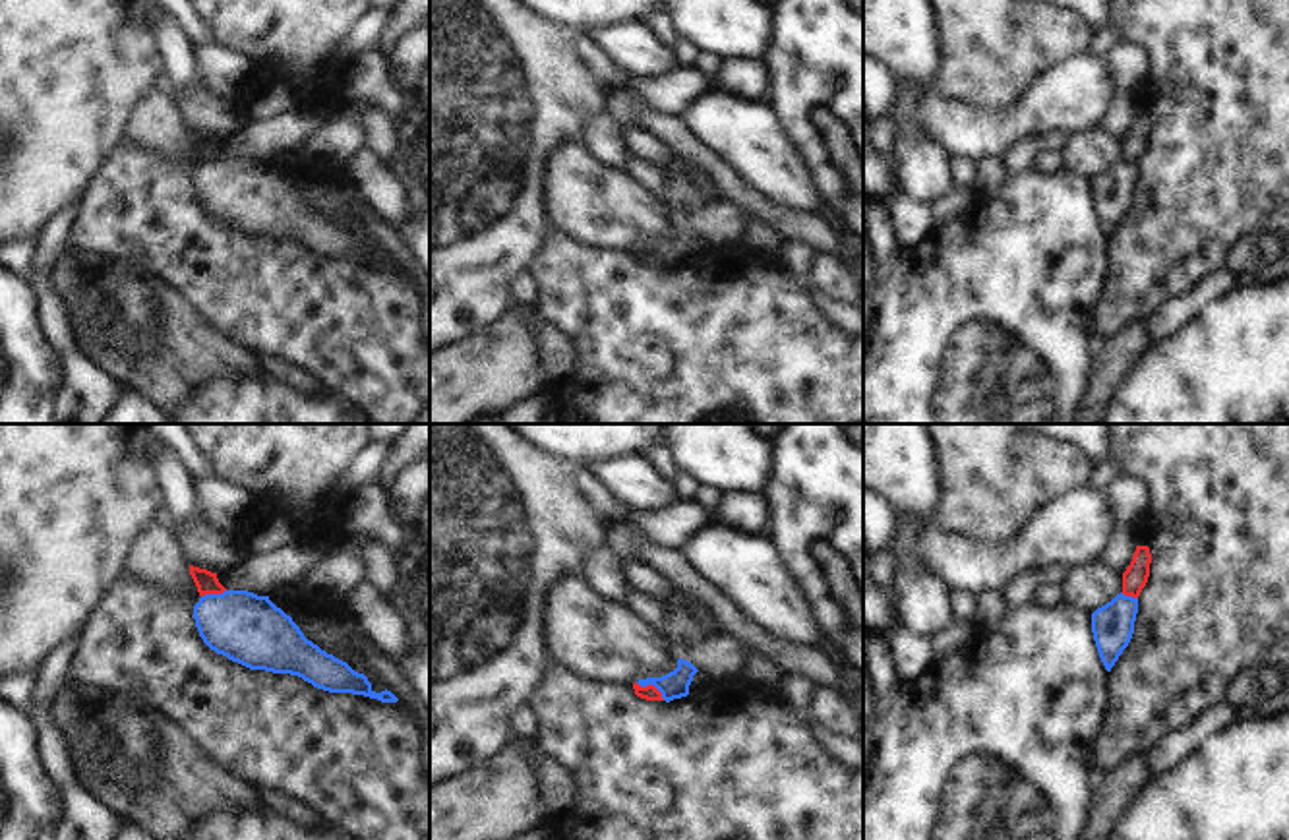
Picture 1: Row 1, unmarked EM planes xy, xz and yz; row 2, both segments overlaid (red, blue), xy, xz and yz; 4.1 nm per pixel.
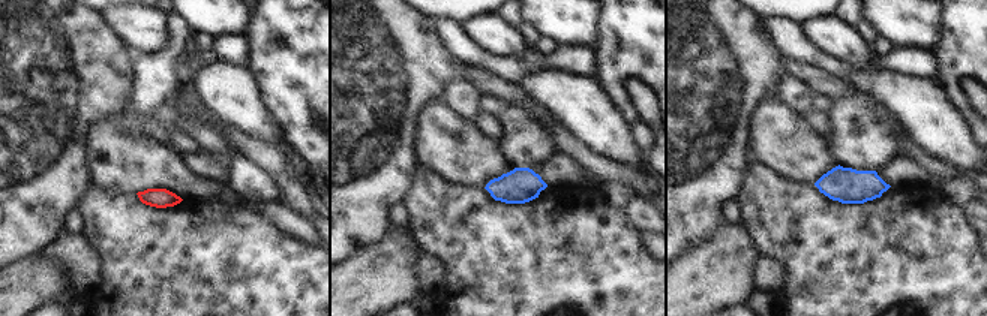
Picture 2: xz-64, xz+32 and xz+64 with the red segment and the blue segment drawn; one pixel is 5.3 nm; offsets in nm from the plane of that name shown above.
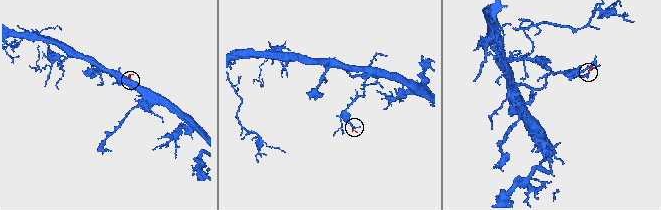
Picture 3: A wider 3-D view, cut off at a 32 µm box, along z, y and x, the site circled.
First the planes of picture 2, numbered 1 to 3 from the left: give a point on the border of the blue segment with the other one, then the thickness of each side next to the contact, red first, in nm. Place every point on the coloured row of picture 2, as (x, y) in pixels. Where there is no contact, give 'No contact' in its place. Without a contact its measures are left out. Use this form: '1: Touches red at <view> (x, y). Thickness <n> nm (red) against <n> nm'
1: No contact
2: No contact
3: No contact

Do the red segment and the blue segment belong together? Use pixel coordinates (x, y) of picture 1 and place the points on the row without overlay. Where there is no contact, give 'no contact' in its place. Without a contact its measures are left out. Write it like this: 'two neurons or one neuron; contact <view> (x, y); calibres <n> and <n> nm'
two neurons; contact xz (653, 252); calibres 60 and 110 nm

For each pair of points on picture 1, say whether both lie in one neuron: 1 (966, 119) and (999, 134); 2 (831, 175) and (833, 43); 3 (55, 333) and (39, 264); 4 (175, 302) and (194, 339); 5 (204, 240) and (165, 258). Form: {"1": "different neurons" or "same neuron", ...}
{"1": "same neuron", "2": "same neuron", "3": "same neuron", "4": "same neuron", "5": "same neuron"}

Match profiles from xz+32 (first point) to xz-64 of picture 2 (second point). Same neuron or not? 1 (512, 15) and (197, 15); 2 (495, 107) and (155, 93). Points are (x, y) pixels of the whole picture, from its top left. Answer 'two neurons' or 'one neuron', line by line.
1: two neurons
2: two neurons

